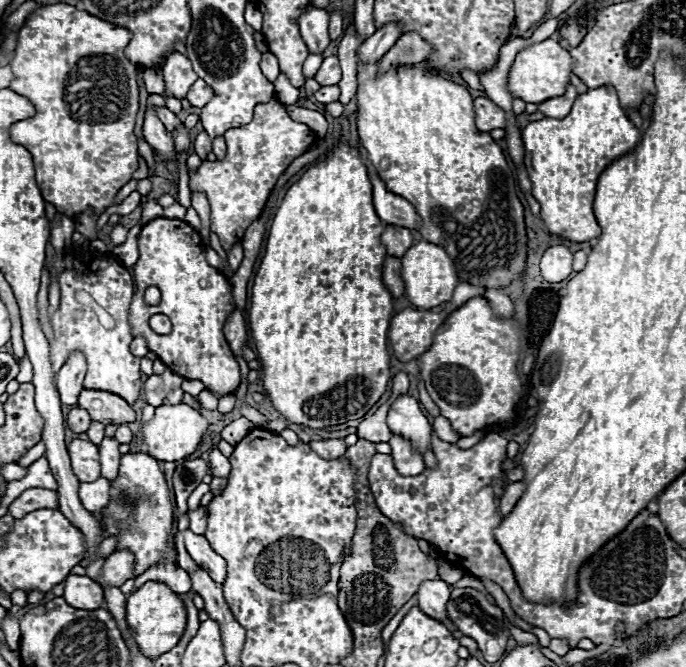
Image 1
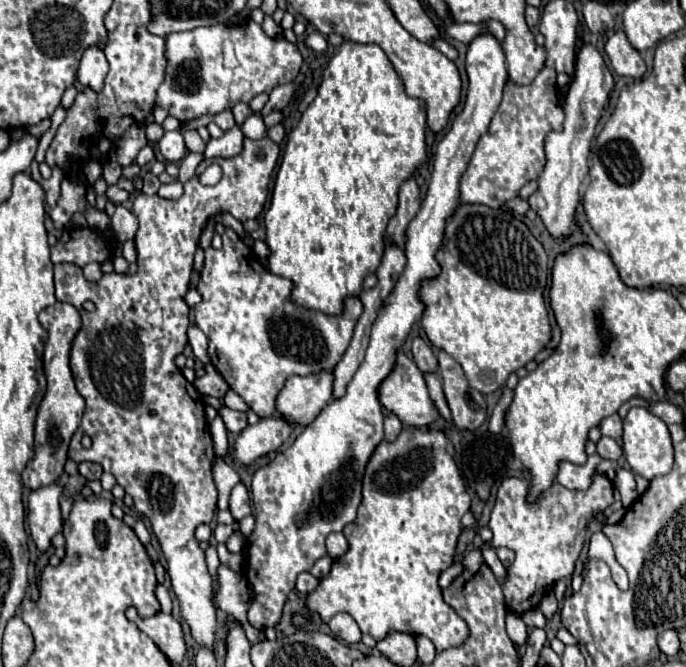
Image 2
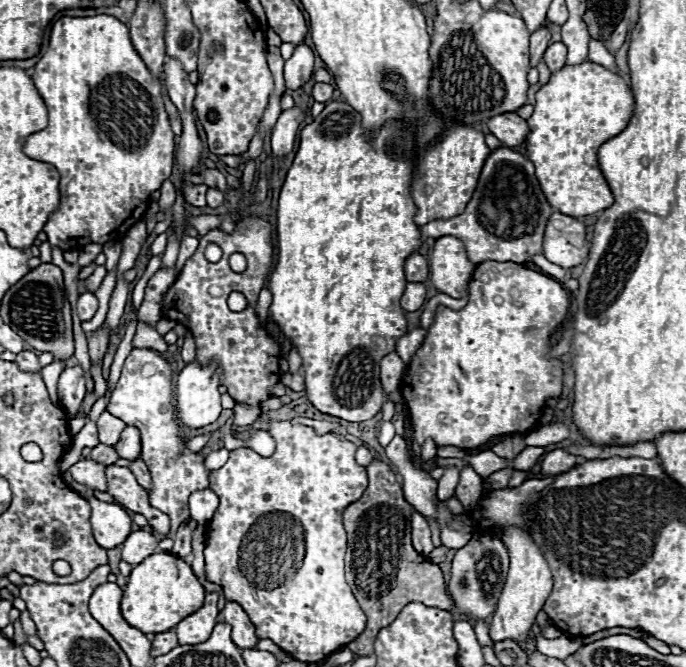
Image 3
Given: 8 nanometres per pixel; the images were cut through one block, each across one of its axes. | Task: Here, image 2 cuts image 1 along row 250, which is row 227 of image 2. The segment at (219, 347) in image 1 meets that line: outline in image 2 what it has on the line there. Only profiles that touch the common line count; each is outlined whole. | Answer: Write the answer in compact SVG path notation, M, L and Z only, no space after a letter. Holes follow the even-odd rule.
M244 138L242 152L236 158L204 158L196 168L196 174L184 182L184 194L178 200L164 200L158 194L146 196L138 194L132 212L140 222L138 234L134 238L137 251L138 272L136 274L104 274L98 282L88 282L82 274L82 268L74 264L58 264L54 266L54 284L56 284L56 300L72 304L82 316L82 328L74 338L72 346L72 374L76 380L78 392L86 398L86 410L80 422L78 432L70 442L68 456L74 462L96 462L104 468L104 472L114 474L116 482L134 498L134 508L146 516L152 524L152 530L162 546L162 552L168 562L168 574L172 580L172 590L178 596L182 618L190 624L192 636L198 644L214 642L216 630L216 610L212 604L212 578L206 568L204 550L194 538L194 530L198 524L210 524L216 512L218 492L212 478L214 466L214 442L210 436L210 426L204 414L204 402L198 392L188 392L190 384L174 364L176 356L182 354L188 338L186 330L190 326L190 308L184 302L184 294L188 292L190 274L192 274L192 258L198 248L198 240L202 228L214 214L230 212L236 220L244 222L248 218L256 218L268 196L270 174L276 166L280 148L270 140L250 140ZM256 150L264 150L264 160L254 156ZM210 164L220 164L224 174L216 186L200 184L200 174ZM86 300L96 304L94 312L82 308ZM82 436L92 438L90 448L82 448Z

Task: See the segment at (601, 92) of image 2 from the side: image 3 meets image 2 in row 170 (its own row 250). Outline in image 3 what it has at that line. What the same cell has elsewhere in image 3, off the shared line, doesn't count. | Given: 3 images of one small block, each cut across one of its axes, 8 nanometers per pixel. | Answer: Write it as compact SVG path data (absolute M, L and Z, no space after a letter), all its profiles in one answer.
M552 214L546 224L544 232L544 256L560 264L562 268L574 268L582 264L588 256L586 244L586 230L584 224L580 224L576 218L564 216L564 214Z

